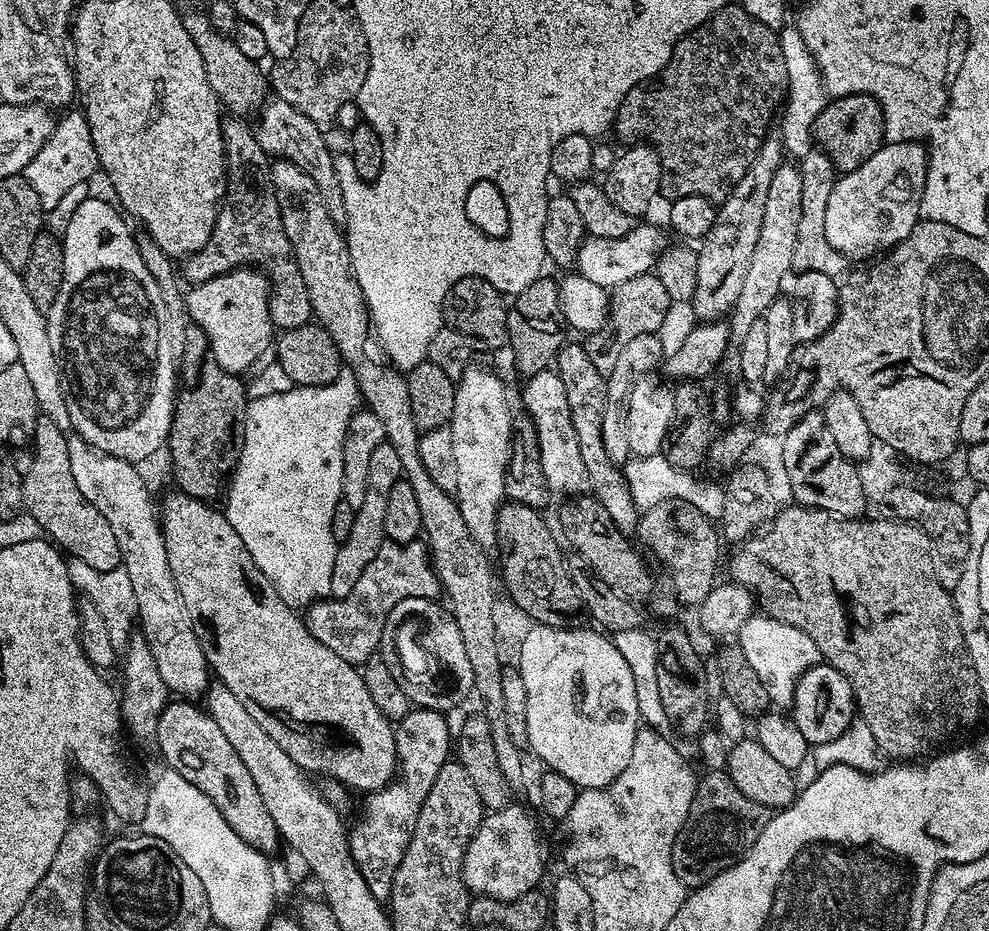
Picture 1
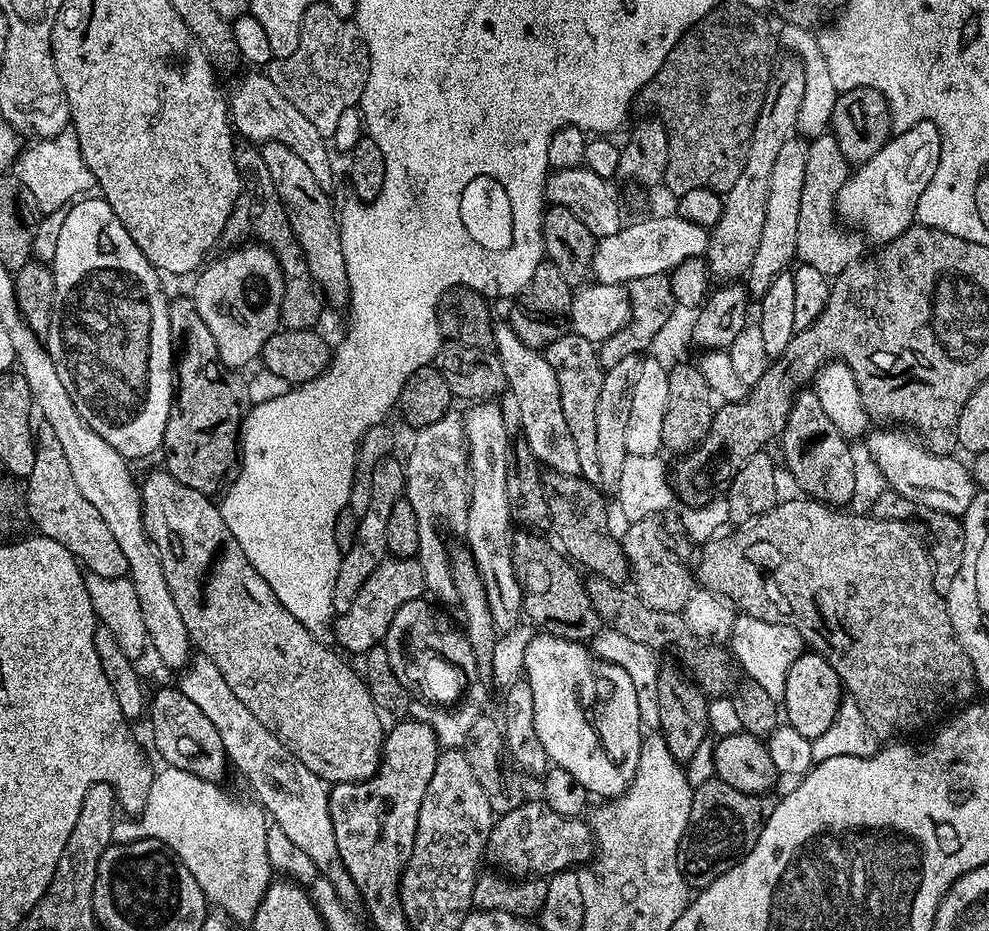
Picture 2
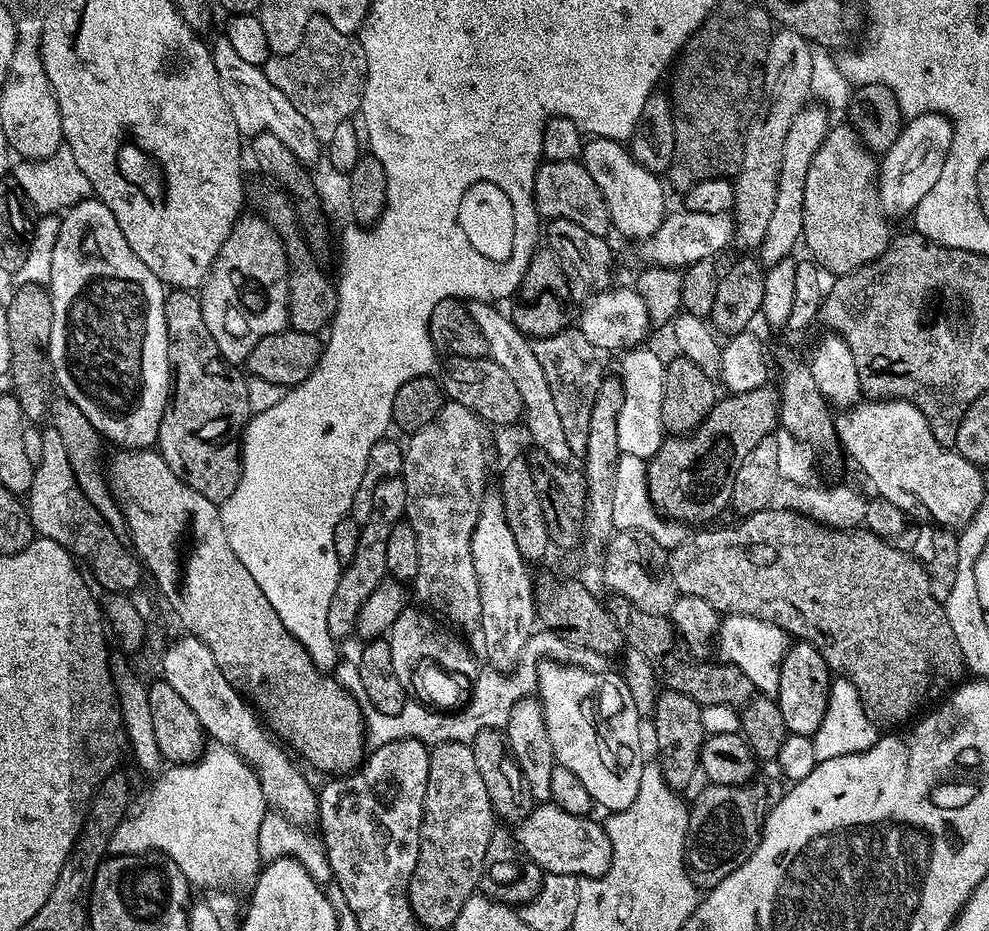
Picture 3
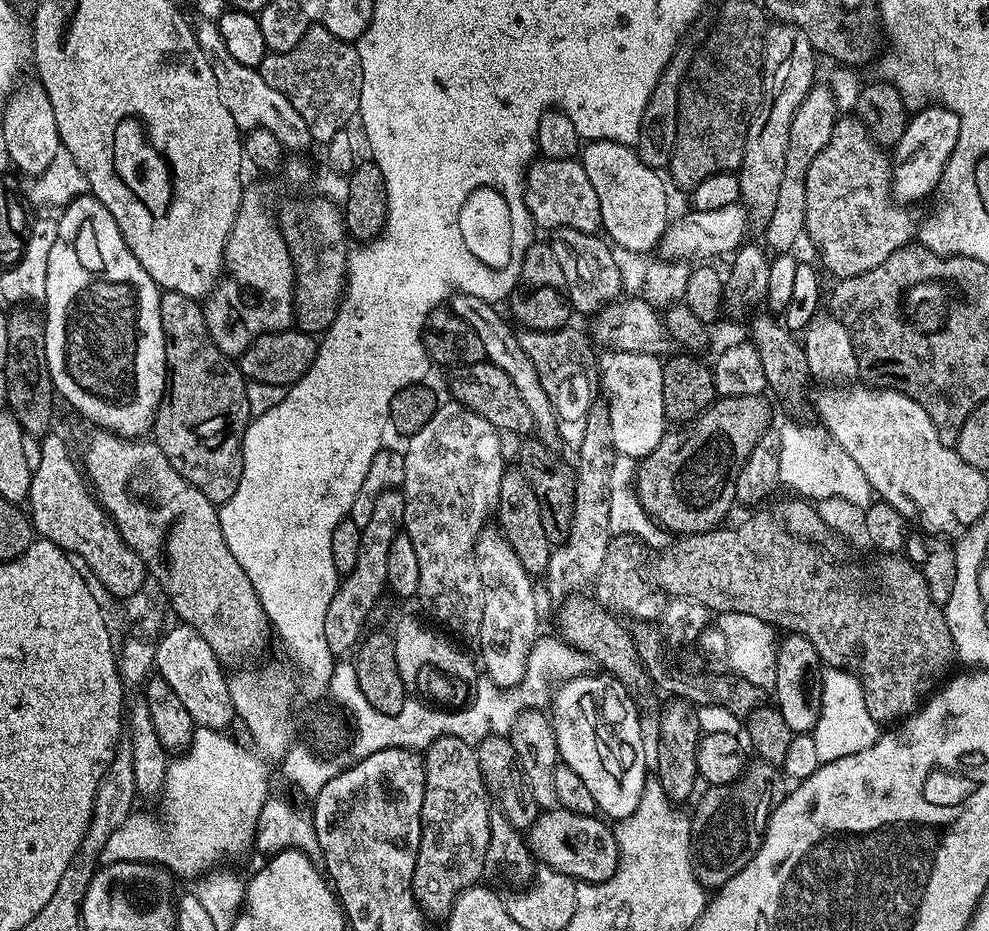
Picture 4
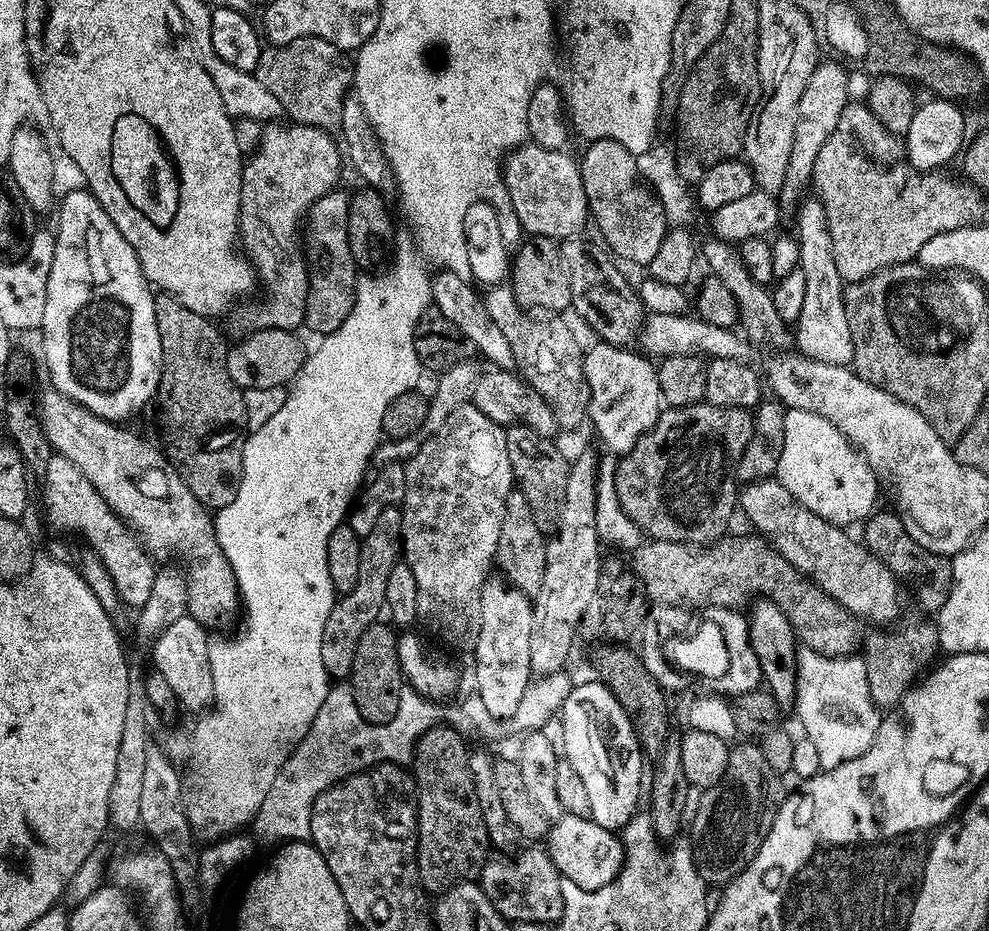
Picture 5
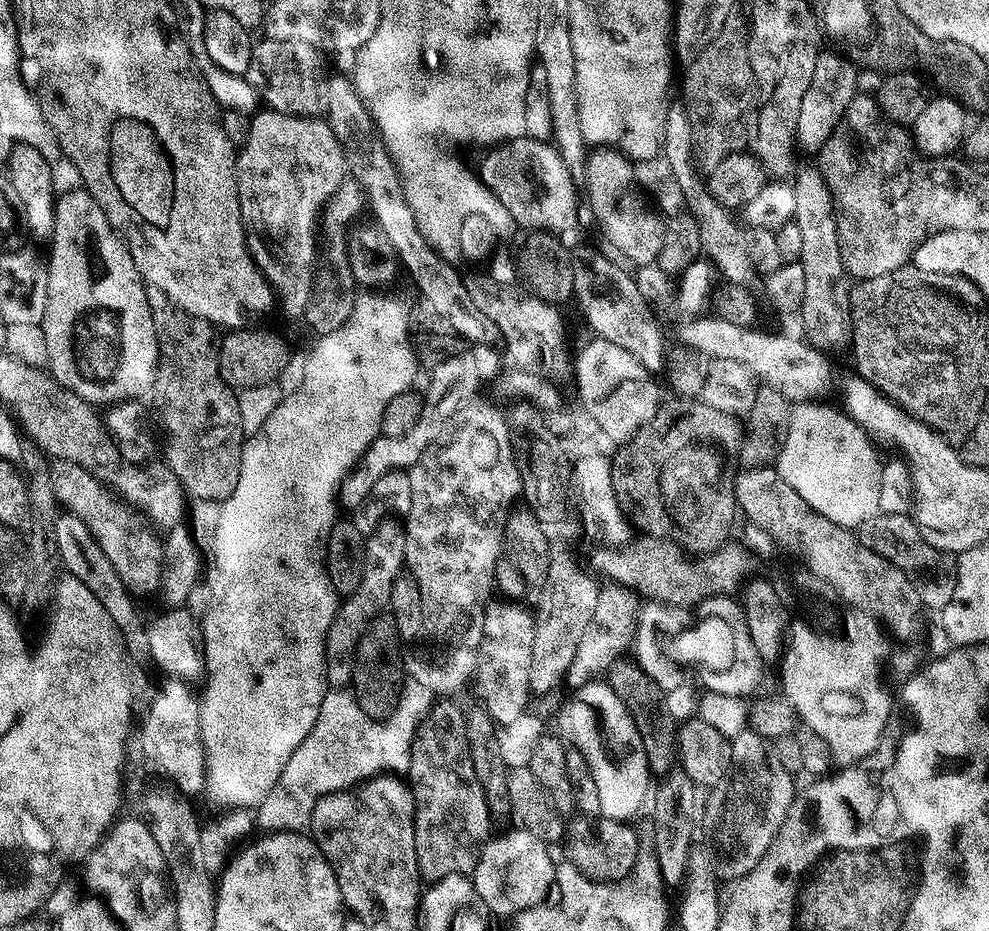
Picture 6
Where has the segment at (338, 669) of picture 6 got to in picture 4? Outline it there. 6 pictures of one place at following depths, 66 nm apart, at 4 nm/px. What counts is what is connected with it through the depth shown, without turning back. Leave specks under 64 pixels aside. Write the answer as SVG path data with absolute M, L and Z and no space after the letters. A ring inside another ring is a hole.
M393 490L382 493L374 502L374 514L370 522L366 522L366 526L360 529L358 562L354 562L352 573L337 583L334 598L330 598L330 607L326 609L324 633L326 634L326 646L332 651L333 657L347 657L365 635L364 623L367 622L368 615L375 610L380 595L385 595L388 586L386 565L390 555L390 546L394 546L394 538L401 535L403 526L403 491Z

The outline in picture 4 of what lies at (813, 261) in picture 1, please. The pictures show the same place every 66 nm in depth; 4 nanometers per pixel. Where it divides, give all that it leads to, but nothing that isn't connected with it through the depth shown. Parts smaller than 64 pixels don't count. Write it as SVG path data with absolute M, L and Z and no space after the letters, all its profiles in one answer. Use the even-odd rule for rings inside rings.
M844 114L837 119L830 142L822 146L822 154L818 154L818 158L810 162L810 170L806 170L806 236L816 243L821 262L833 272L836 280L866 274L866 270L882 266L890 254L905 247L914 236L912 216L904 209L907 207L894 199L894 188L884 188L884 180L894 180L894 164L884 164L888 152L880 156L885 149L882 147L876 152L879 146L863 121L855 115Z

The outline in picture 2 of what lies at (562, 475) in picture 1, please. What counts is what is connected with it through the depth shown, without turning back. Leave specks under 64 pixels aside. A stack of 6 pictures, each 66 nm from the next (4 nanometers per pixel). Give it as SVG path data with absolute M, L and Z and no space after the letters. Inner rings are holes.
M497 323L492 330L494 341L494 356L498 361L499 371L503 372L510 396L516 399L516 408L520 411L520 428L522 438L530 446L530 450L536 455L545 469L561 472L566 476L574 476L579 473L578 450L574 450L574 438L570 438L570 426L566 426L566 418L562 418L562 394L558 394L558 378L554 378L554 370L550 362L546 362L543 351L526 346L518 334L514 334L511 323Z

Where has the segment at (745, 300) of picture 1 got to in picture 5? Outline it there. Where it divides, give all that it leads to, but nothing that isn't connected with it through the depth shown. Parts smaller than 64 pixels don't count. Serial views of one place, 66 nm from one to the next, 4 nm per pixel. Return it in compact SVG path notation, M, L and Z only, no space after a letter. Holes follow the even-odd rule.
M832 60L826 61L825 64L824 61L817 63L814 74L810 74L806 82L806 90L802 90L802 98L798 101L798 122L794 126L794 146L790 146L790 166L786 166L786 178L782 189L785 201L786 199L792 200L795 196L805 195L803 194L804 186L811 183L818 150L822 150L826 138L834 134L834 128L842 110L850 102L847 92L849 69L844 69L843 63Z

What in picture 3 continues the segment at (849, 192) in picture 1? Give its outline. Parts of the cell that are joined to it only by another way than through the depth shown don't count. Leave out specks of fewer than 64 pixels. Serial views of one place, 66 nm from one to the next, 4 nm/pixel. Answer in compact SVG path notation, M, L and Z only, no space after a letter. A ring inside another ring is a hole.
M941 112L913 116L905 123L904 129L898 134L898 142L883 153L878 164L880 205L889 217L907 217L916 211L918 202L926 198L930 186L938 182L938 174L942 174L942 162L946 162L951 141L952 122Z

